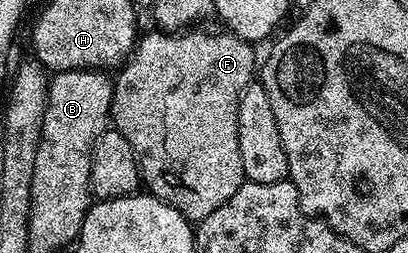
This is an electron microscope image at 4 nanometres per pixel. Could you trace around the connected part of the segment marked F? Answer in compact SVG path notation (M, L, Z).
M152 28L149 34L141 33L136 43L136 49L132 51L128 61L119 67L117 74L120 75L115 75L110 111L111 125L122 136L126 136L126 144L130 144L130 148L134 152L147 193L170 204L192 224L198 224L203 218L210 216L210 212L214 212L214 208L222 208L222 204L226 204L226 200L230 200L230 196L234 196L234 192L238 192L238 188L246 181L242 168L242 152L238 152L238 100L242 96L242 92L246 92L248 85L253 82L254 75L258 70L258 58L256 62L256 54L252 51L255 50L253 43L244 42L231 32L215 34L212 30L200 29L204 28L185 28L179 32L165 32L159 28Z

